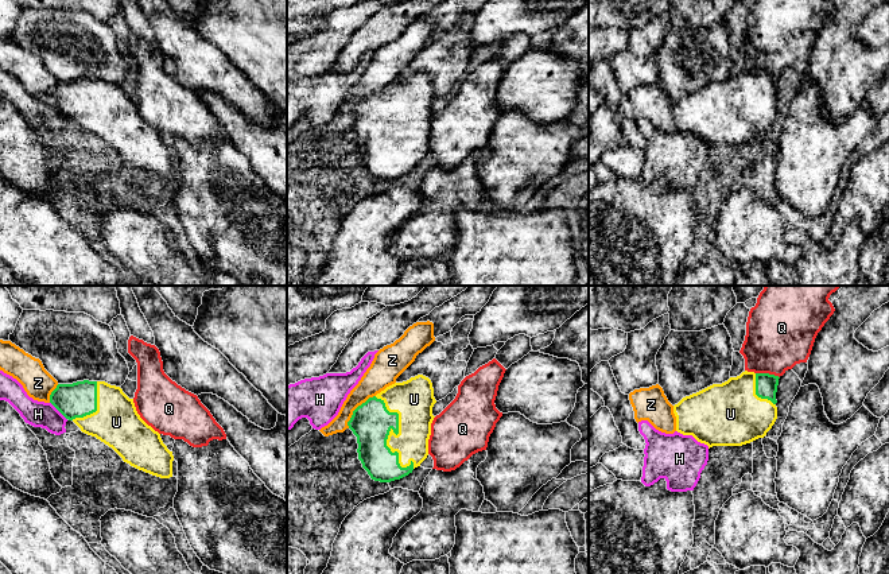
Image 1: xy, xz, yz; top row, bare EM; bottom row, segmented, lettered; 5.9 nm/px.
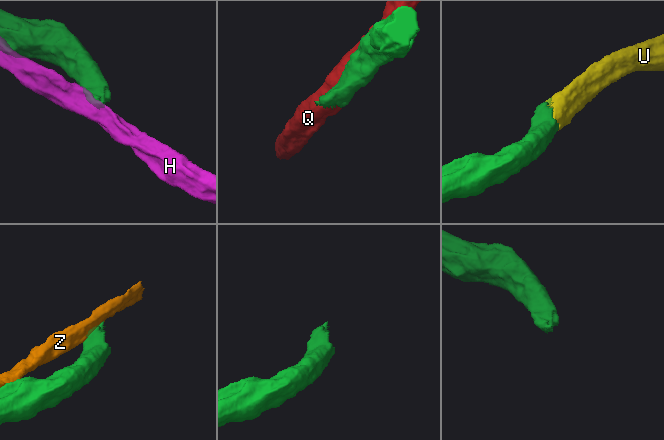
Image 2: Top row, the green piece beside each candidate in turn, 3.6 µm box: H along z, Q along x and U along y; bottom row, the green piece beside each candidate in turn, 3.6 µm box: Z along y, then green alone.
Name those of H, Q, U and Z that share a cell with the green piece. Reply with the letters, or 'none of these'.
U

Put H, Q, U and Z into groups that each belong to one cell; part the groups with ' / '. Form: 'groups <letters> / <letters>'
groups H / Q / U / Z

